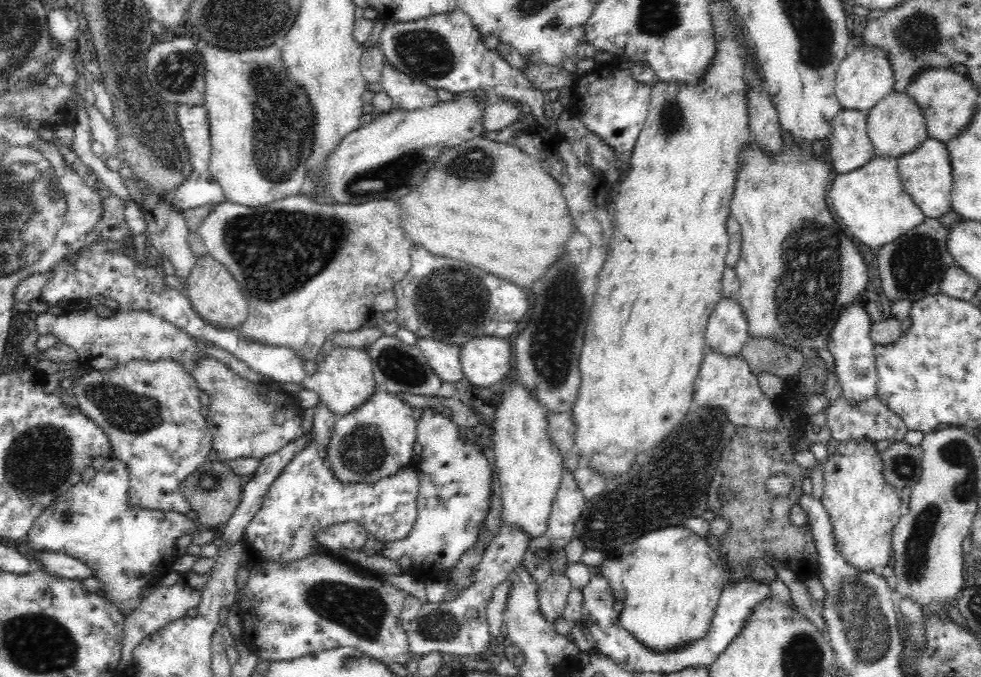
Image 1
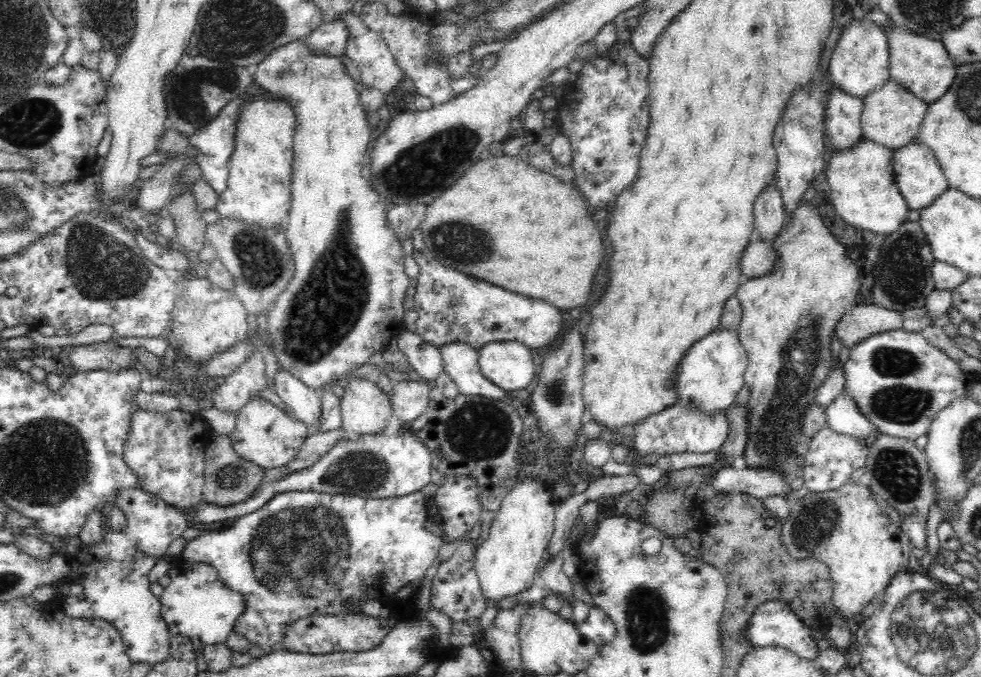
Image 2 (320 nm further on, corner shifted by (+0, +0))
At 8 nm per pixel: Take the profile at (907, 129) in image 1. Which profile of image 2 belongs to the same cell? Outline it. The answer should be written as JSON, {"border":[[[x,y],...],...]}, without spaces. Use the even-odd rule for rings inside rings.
{"border":[[[888,78],[882,86],[870,90],[863,98],[860,120],[863,139],[880,144],[891,151],[917,140],[928,103],[914,96],[907,88]]]}

